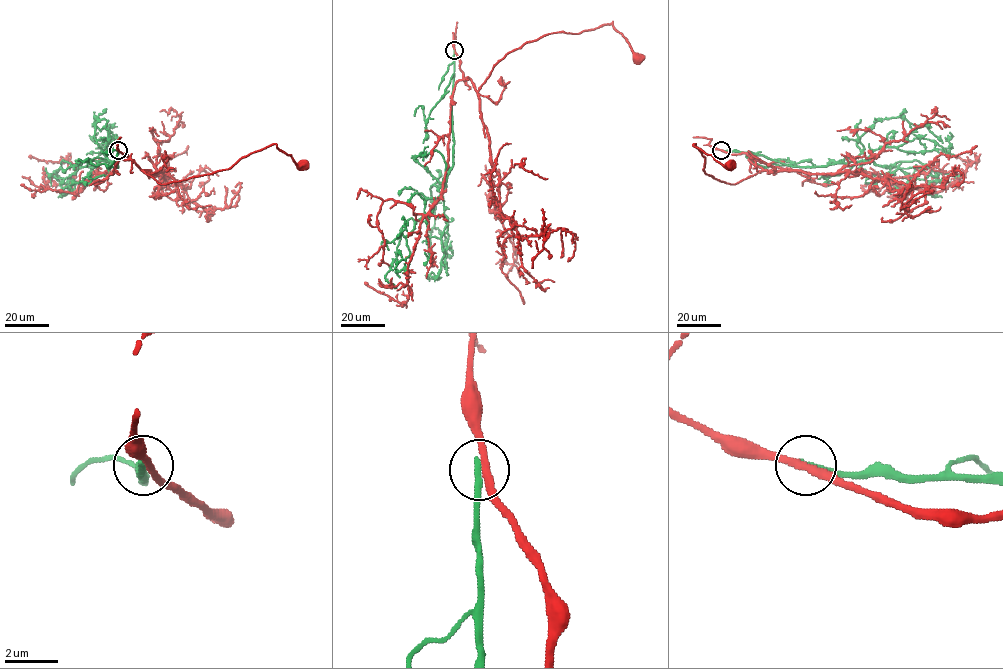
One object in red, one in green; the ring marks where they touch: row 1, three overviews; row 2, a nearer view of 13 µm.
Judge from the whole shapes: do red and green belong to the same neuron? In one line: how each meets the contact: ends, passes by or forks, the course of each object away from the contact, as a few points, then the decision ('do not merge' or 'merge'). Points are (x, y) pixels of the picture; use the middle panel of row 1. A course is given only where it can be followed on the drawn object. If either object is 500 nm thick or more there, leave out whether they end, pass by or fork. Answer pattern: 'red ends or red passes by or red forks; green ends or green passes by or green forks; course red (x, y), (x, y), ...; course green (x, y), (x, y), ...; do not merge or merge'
red passes by; green ends; course red (454, 50), (465, 83), (467, 77), (477, 91), (508, 53), (555, 32), (577, 34), (612, 22), (638, 59); course green (454, 50), (453, 167), (433, 209), (418, 219), (409, 219), (400, 230), (396, 258), (385, 276), (396, 288); do not merge

